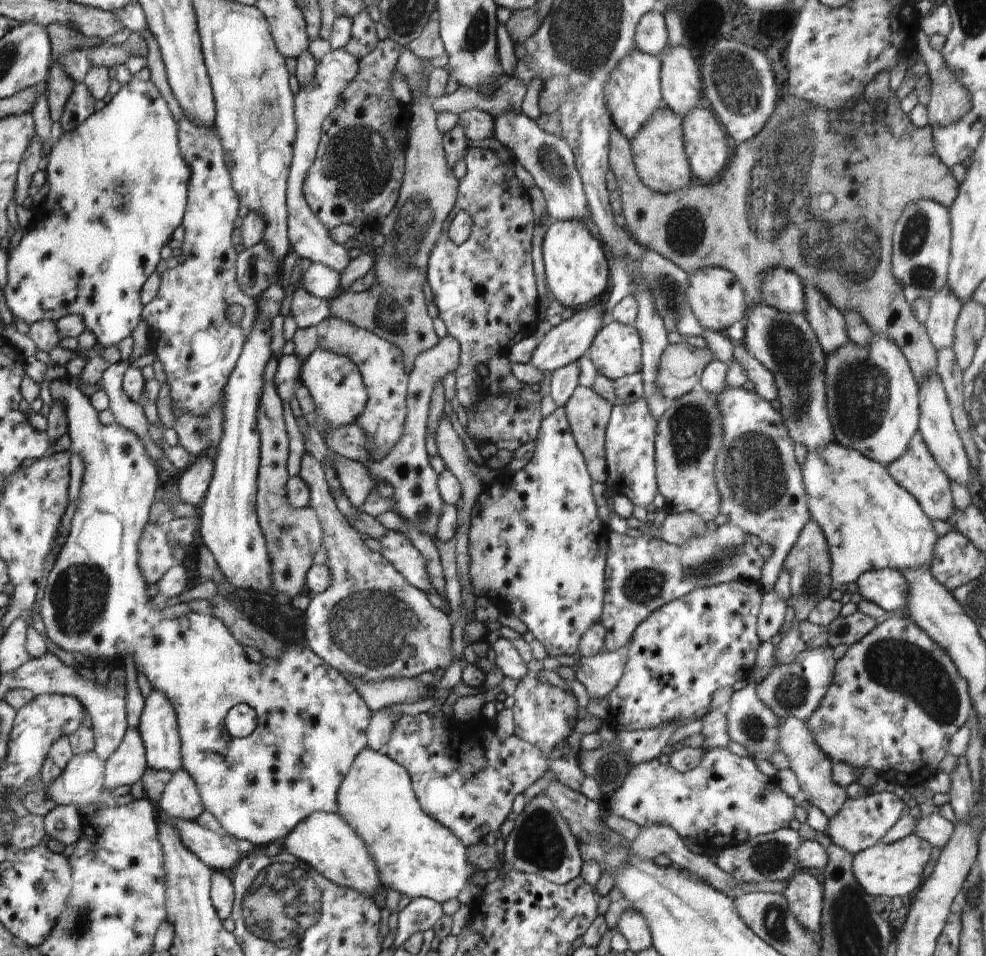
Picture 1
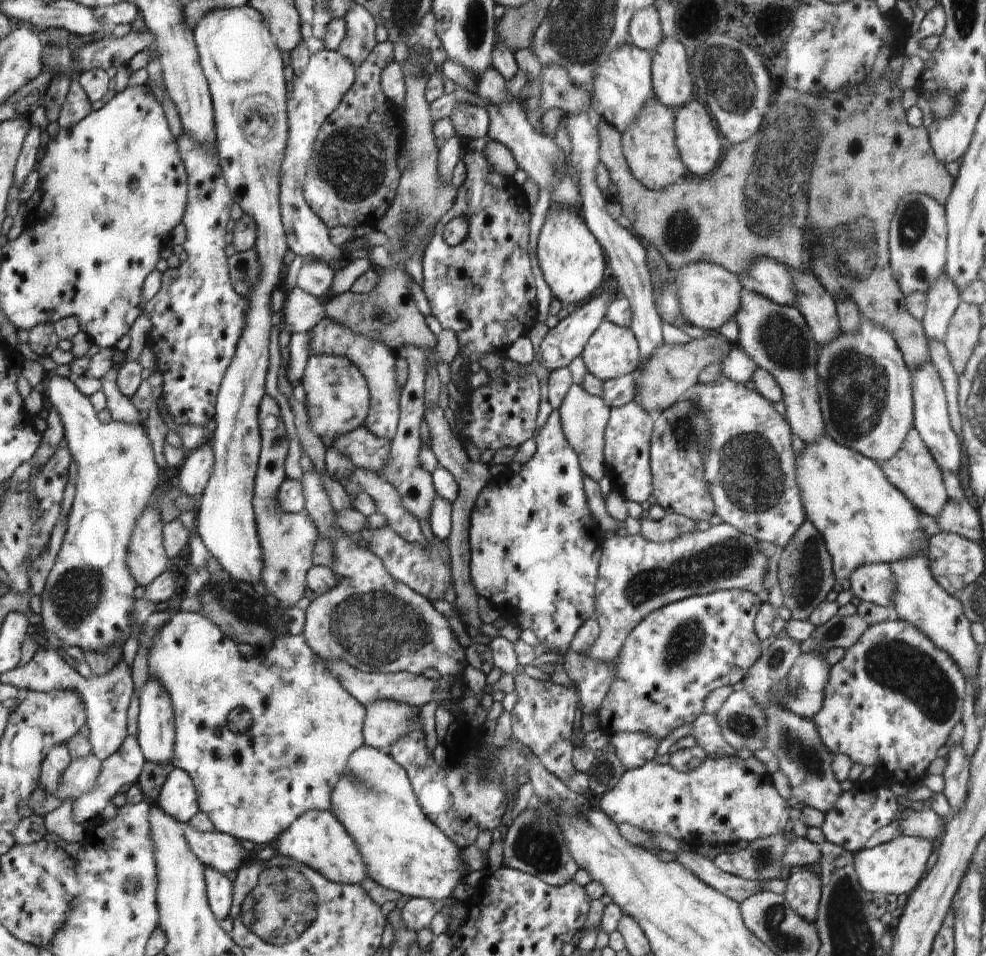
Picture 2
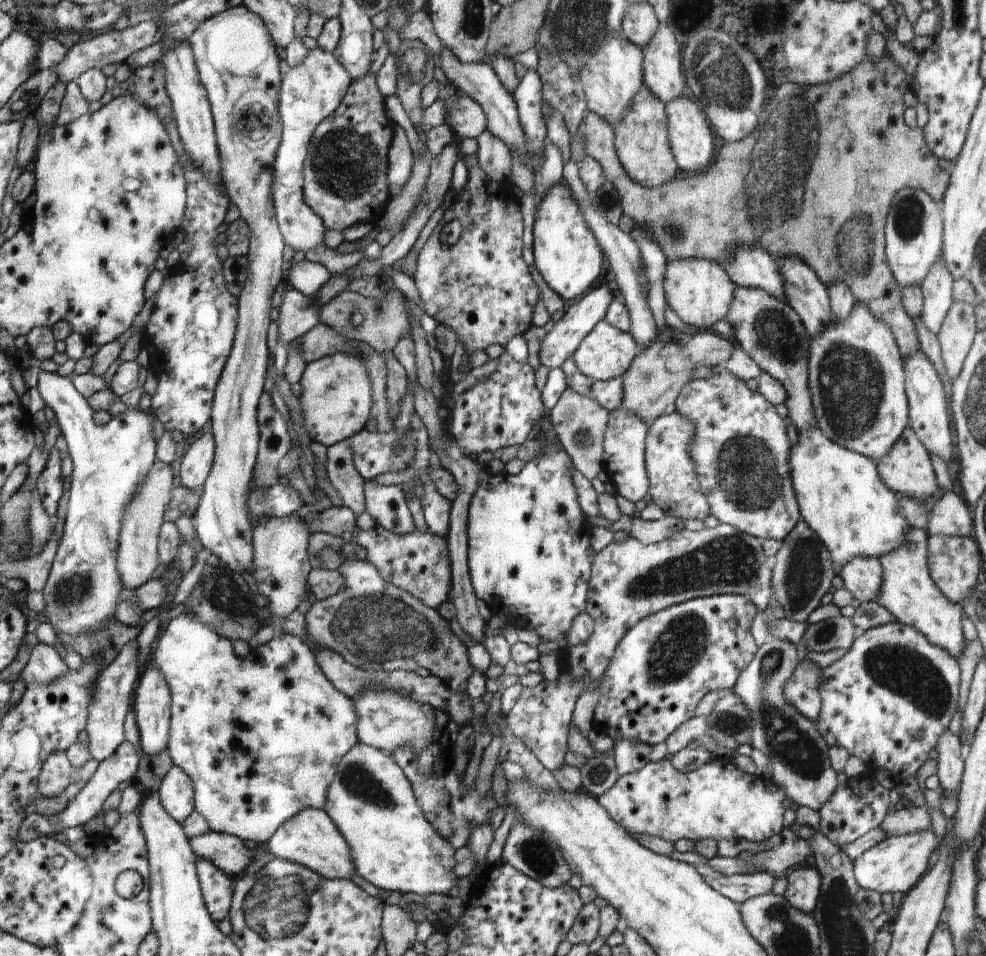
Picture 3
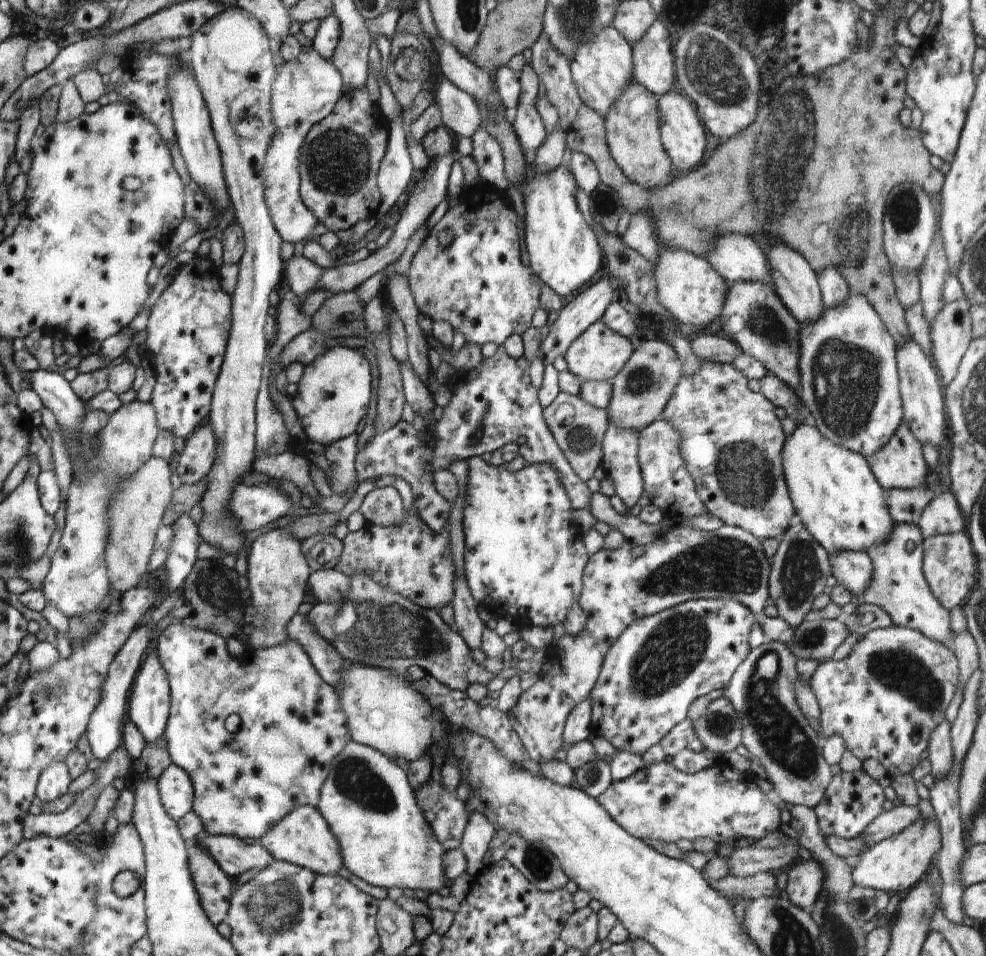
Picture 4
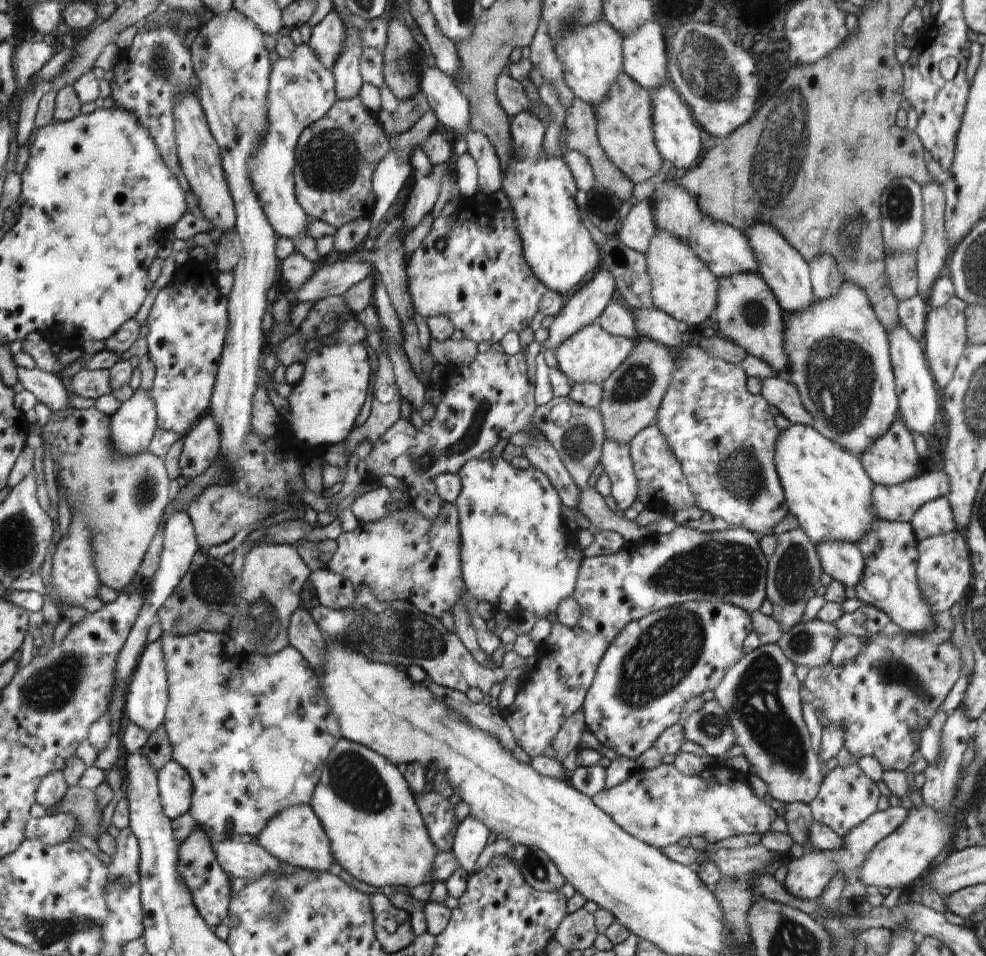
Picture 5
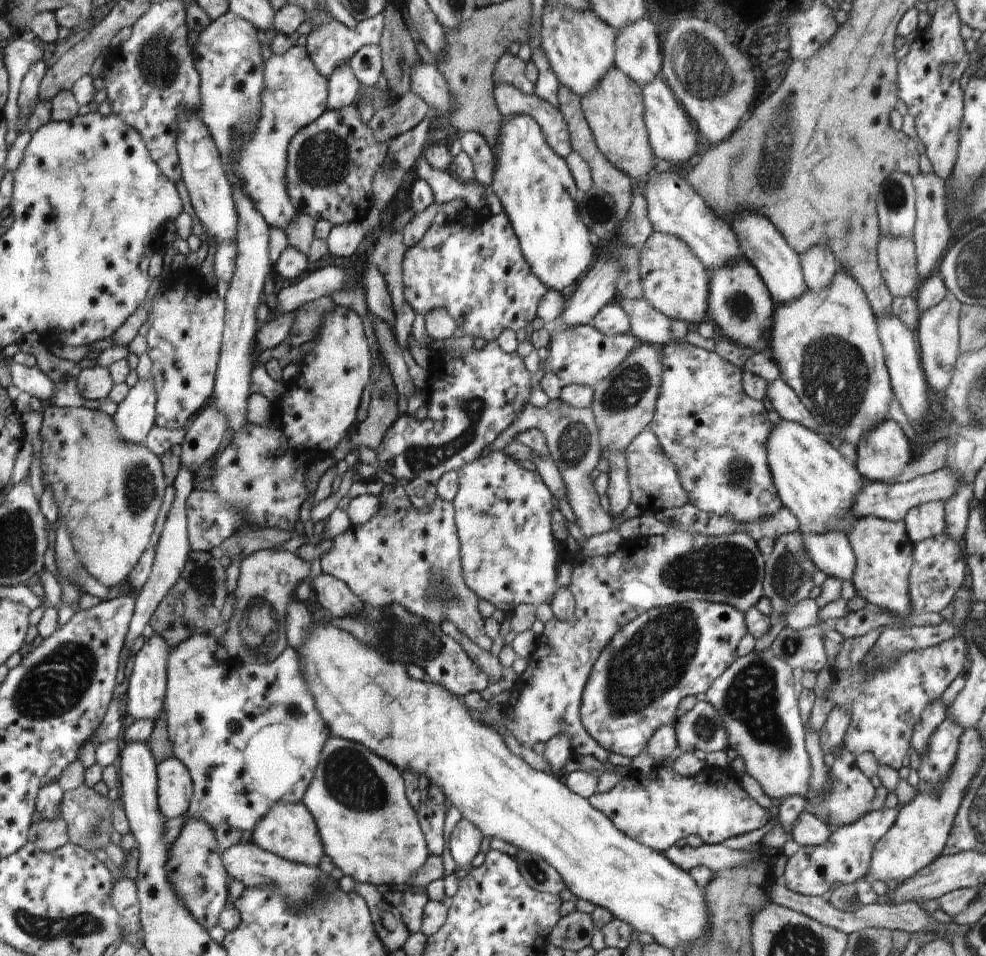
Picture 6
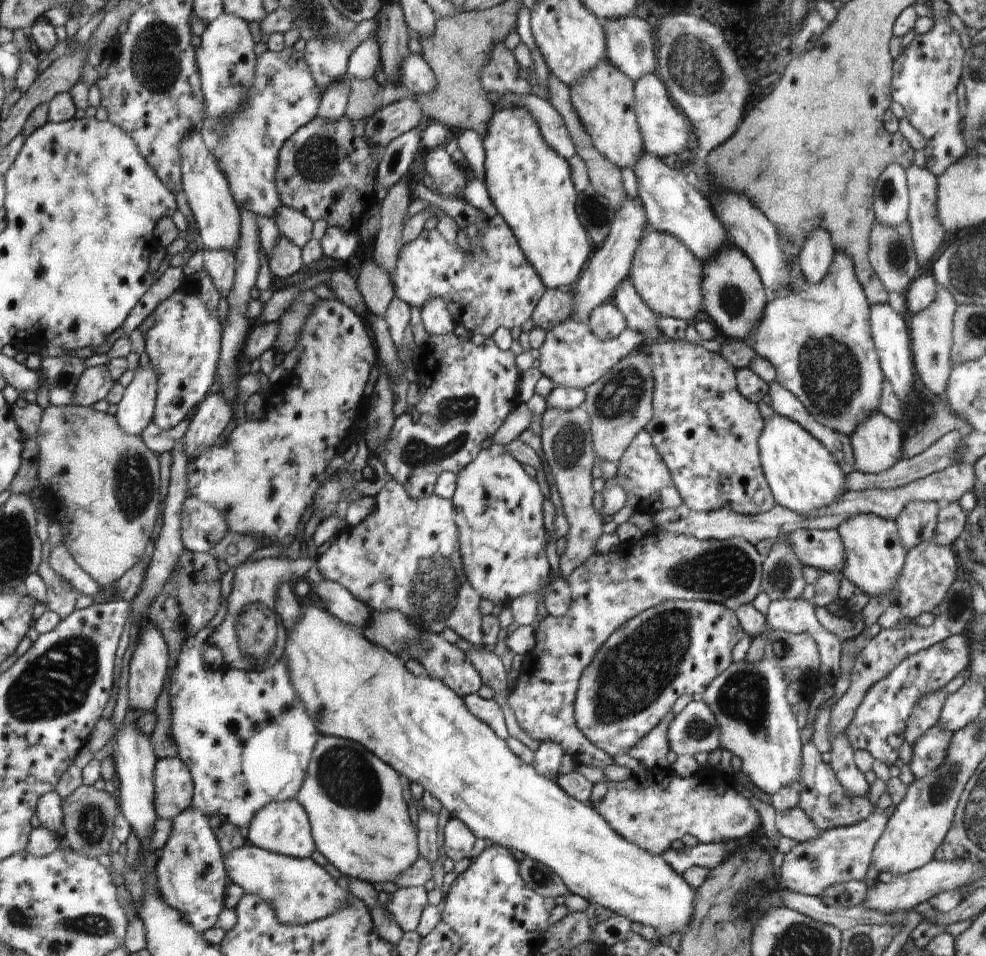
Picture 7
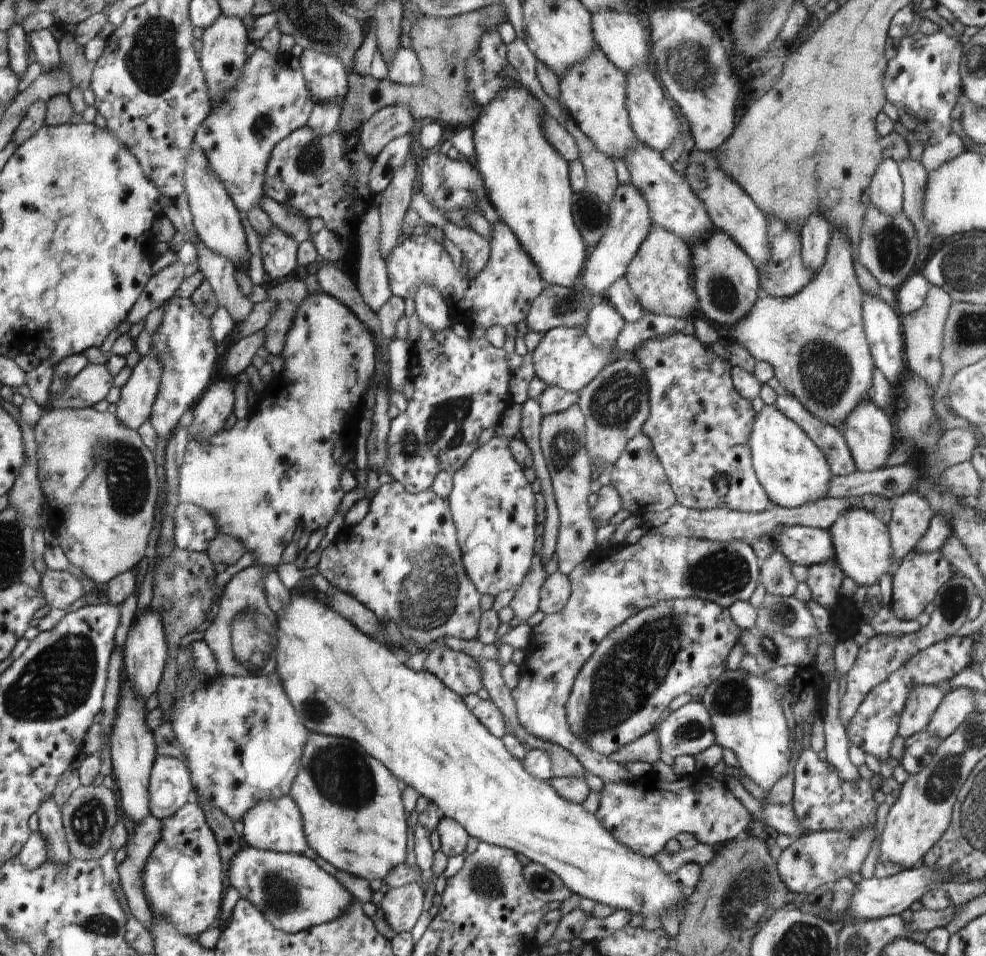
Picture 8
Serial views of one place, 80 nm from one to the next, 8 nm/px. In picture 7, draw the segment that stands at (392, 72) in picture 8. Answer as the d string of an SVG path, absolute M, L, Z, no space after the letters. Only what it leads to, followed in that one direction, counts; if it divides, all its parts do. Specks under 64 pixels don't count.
M418 52L408 53L407 58L403 58L399 66L399 84L414 96L431 93L436 88L434 73Z

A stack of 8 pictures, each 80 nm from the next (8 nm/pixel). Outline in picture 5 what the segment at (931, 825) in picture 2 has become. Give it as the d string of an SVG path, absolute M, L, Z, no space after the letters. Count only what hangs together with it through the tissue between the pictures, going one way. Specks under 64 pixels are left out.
M888 807L883 811L876 811L866 818L864 822L849 830L842 838L842 846L838 850L818 850L806 848L800 858L794 858L788 865L788 871L783 886L796 898L818 899L829 885L831 878L839 873L846 882L854 882L860 876L860 869L867 856L877 842L886 838L904 822L908 811L899 807Z

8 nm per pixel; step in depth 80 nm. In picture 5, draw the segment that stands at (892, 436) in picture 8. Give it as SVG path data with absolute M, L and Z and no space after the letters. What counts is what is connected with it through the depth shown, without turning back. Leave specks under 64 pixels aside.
M896 420L883 435L861 452L859 459L873 484L890 486L905 483L916 477L920 457L916 453L914 440L907 426L902 420Z

